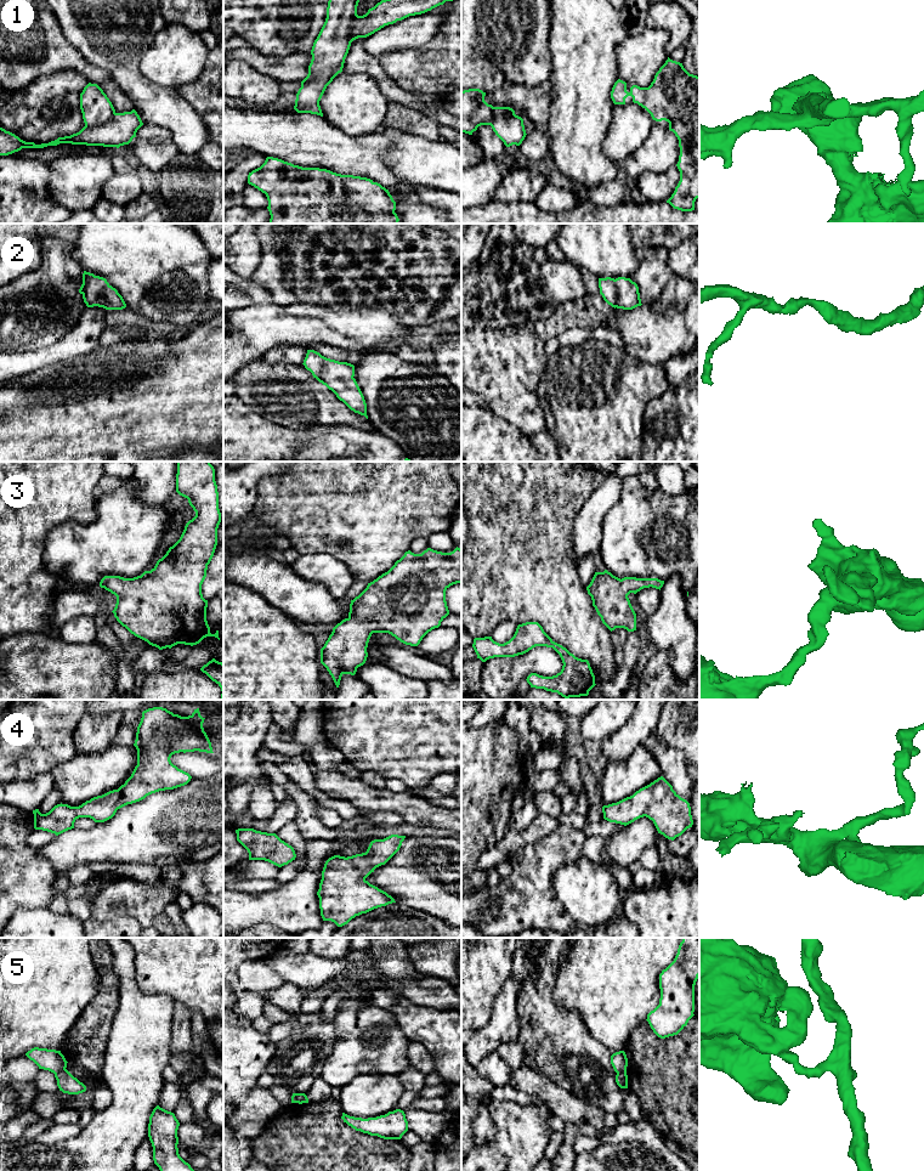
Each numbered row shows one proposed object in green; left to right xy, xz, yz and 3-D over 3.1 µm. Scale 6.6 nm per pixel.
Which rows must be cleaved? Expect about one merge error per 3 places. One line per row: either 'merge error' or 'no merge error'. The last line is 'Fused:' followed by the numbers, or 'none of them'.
1: merge error
2: no merge error
3: no merge error
4: no merge error
5: merge error
Fused: 1, 5

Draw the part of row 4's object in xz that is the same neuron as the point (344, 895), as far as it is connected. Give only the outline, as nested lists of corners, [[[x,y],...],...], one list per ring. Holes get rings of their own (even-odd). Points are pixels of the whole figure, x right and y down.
[[[391,835],[374,839],[365,853],[347,858],[334,855],[325,861],[317,892],[323,921],[342,927],[356,916],[396,903],[365,878],[399,850],[404,838]]]

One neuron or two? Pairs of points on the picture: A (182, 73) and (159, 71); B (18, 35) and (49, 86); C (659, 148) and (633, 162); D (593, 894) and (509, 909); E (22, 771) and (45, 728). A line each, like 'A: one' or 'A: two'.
A: one
B: two
C: one
D: two
E: one

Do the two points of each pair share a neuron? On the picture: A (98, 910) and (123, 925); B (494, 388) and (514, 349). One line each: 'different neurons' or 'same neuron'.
A: different neurons
B: same neuron

